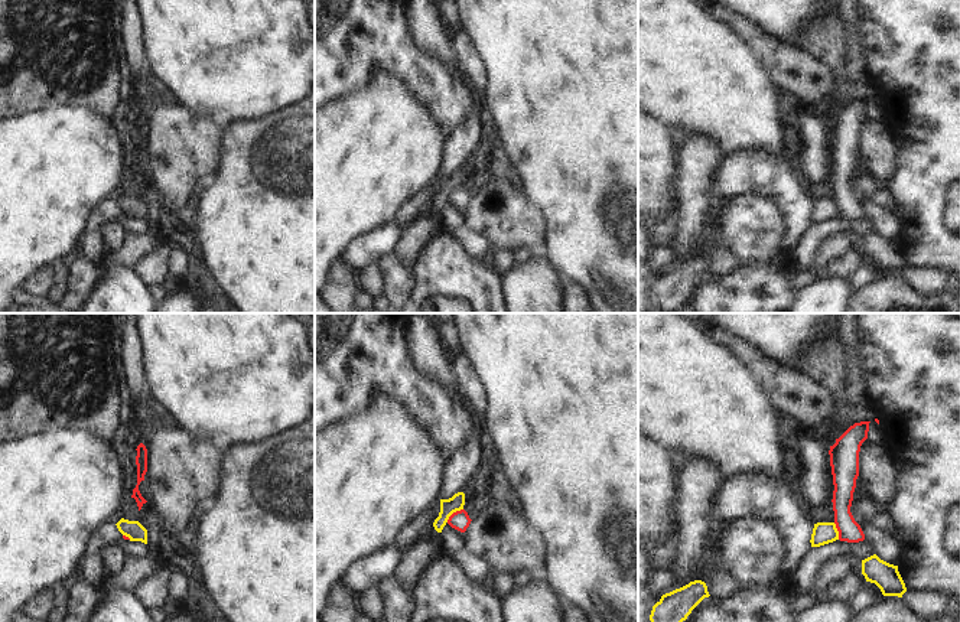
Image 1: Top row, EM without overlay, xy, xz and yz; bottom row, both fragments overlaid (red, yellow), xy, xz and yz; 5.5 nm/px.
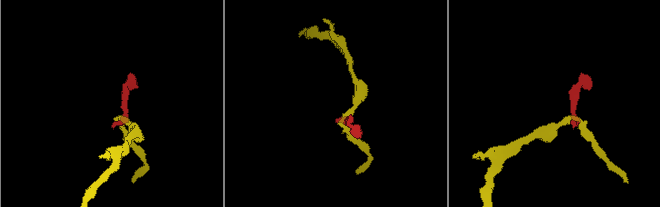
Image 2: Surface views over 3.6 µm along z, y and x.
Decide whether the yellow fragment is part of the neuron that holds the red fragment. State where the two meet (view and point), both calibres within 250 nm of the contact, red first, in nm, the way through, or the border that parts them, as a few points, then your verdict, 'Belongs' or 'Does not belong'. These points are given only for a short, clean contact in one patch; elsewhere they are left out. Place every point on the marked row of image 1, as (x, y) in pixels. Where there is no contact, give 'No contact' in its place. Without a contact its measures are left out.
Touches red at xz (454, 513). Thickness 110 nm (red) against 90 nm. Boundary: xz (462, 508), (456, 510), (446, 521). Does not belong

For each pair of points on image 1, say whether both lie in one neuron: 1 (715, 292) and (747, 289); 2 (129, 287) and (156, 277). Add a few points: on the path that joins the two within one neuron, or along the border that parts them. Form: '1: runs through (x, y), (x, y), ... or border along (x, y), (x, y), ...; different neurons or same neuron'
1: runs through (722, 296), (739, 296); same neuron
2: border along (132, 269), (149, 287); different neurons

